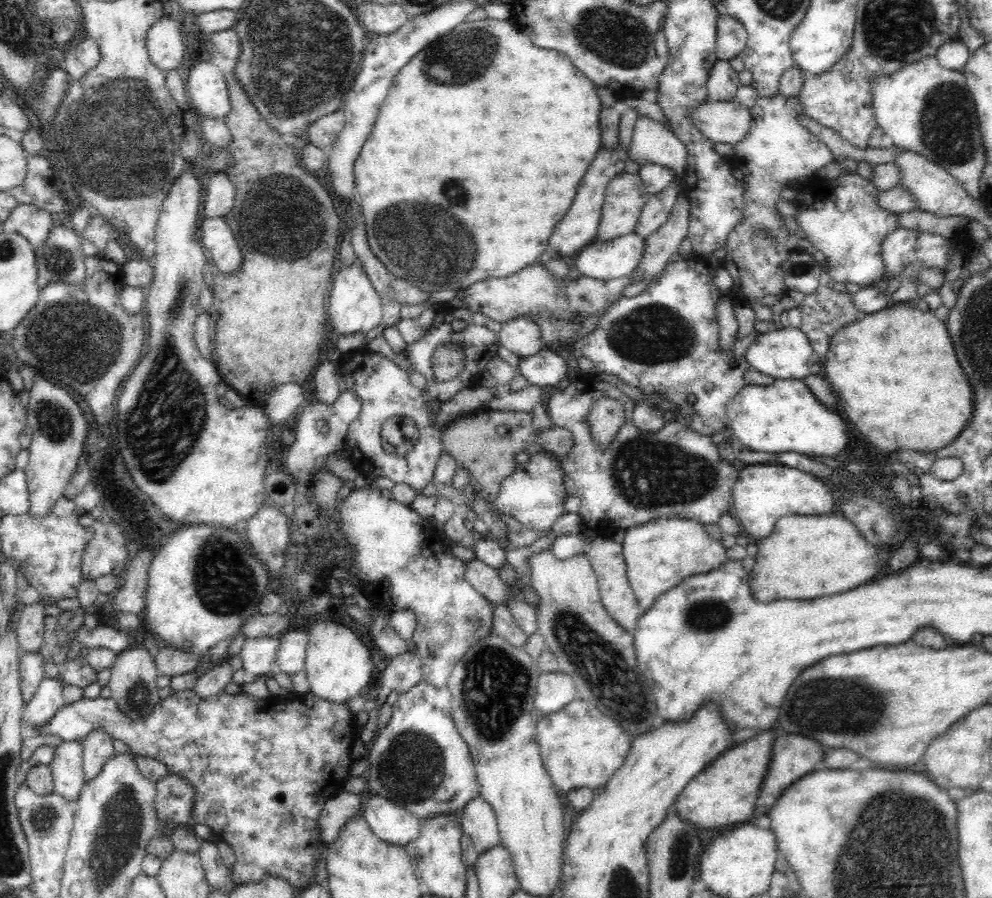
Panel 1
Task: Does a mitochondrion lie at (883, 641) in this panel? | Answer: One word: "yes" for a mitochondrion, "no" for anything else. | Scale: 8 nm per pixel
no

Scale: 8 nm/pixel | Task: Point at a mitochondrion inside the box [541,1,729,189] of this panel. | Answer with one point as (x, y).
(617, 38)

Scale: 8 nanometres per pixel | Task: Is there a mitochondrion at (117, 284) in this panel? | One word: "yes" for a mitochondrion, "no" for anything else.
no

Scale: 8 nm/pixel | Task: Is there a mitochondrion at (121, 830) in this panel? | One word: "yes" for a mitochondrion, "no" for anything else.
yes

